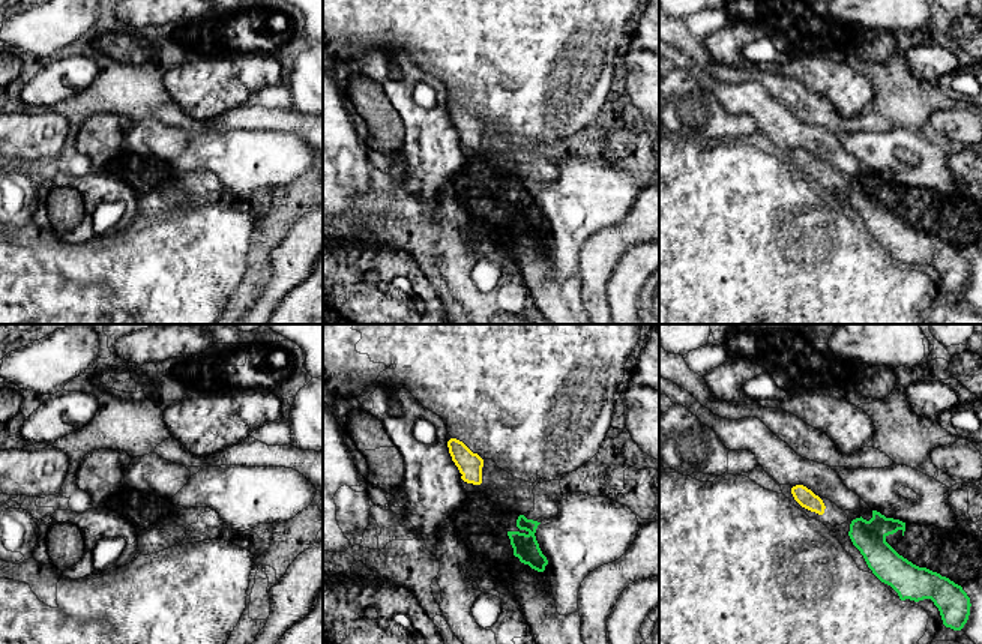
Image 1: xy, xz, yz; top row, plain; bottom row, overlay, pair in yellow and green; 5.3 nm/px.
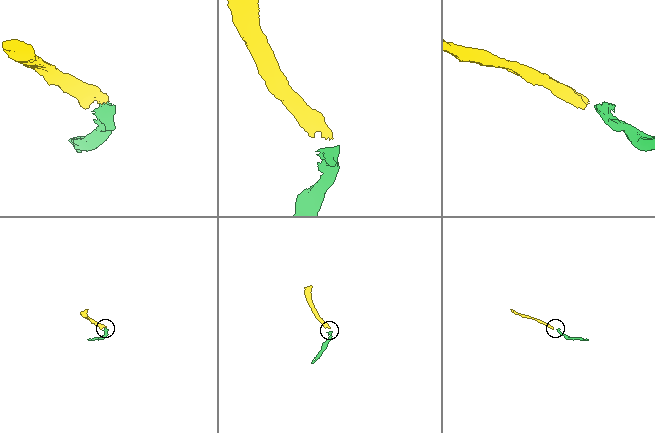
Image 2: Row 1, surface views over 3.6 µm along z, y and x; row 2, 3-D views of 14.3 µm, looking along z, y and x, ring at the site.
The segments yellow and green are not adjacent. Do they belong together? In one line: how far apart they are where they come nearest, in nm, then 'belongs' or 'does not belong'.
160 nm | belongs

